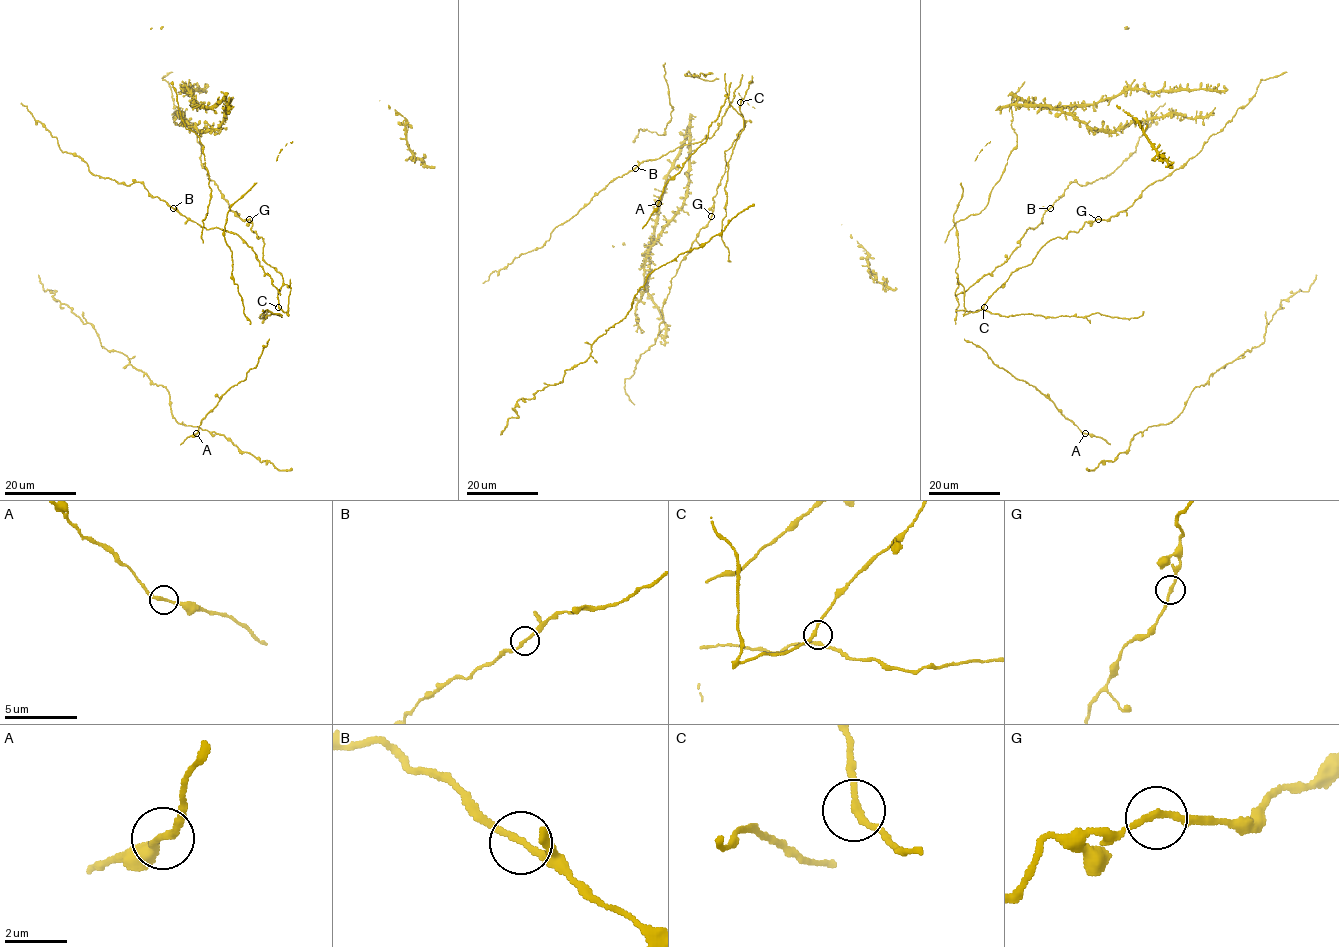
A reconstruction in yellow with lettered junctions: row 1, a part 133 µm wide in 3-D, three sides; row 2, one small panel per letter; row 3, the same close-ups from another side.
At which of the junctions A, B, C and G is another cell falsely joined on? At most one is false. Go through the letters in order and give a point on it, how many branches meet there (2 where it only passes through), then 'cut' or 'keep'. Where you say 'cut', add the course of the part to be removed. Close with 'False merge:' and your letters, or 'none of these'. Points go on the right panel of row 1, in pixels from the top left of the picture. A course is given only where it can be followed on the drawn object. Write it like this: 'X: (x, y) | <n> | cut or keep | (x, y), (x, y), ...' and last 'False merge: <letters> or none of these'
A: (1085, 433) | 2 | keep
B: (1050, 208) | 2 | keep
C: (984, 307) | 2 | keep
G: (1098, 219) | 2 | keep
False merge: none of these

